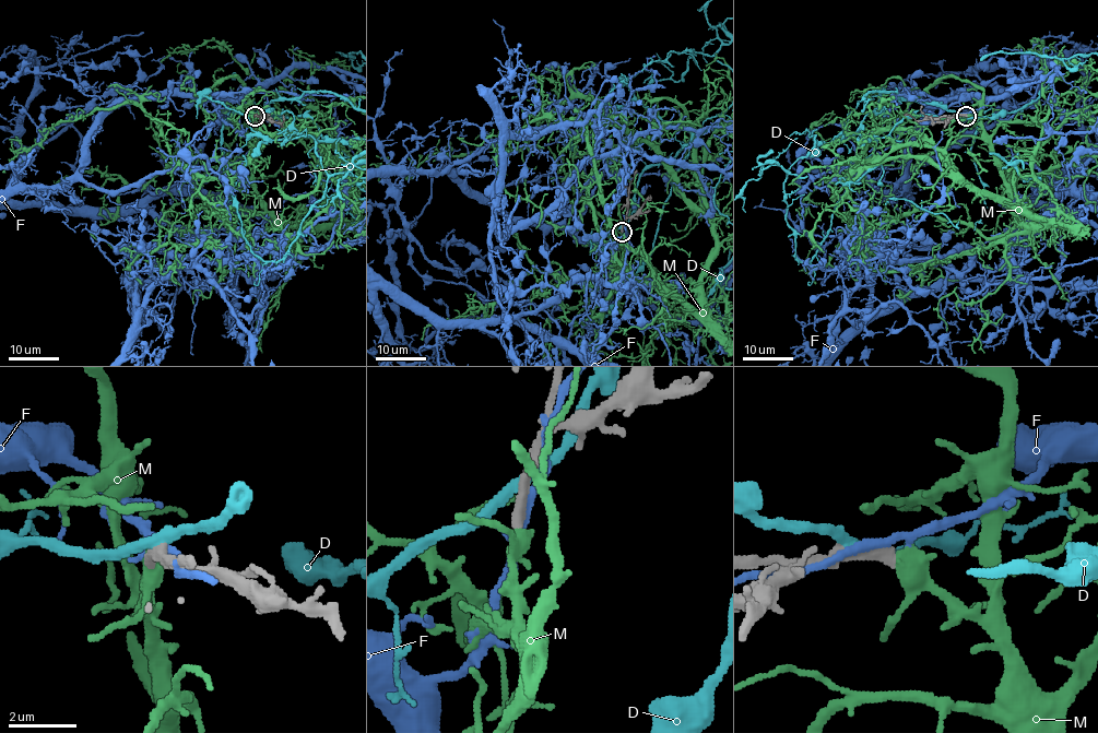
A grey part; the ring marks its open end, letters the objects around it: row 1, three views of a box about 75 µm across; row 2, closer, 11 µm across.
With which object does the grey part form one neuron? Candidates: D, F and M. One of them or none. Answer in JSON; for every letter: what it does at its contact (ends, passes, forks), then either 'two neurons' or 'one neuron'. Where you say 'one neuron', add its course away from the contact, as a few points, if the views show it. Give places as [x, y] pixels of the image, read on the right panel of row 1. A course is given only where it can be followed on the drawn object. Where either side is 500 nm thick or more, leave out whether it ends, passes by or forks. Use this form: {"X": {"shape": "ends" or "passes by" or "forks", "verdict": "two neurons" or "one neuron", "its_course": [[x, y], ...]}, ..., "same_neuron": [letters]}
{"D": {"shape": "passes by", "verdict": "two neurons"}, "F": {"shape": "passes by", "verdict": "two neurons"}, "M": {"shape": "passes by", "verdict": "one neuron"}, "same_neuron": ["M"]}

